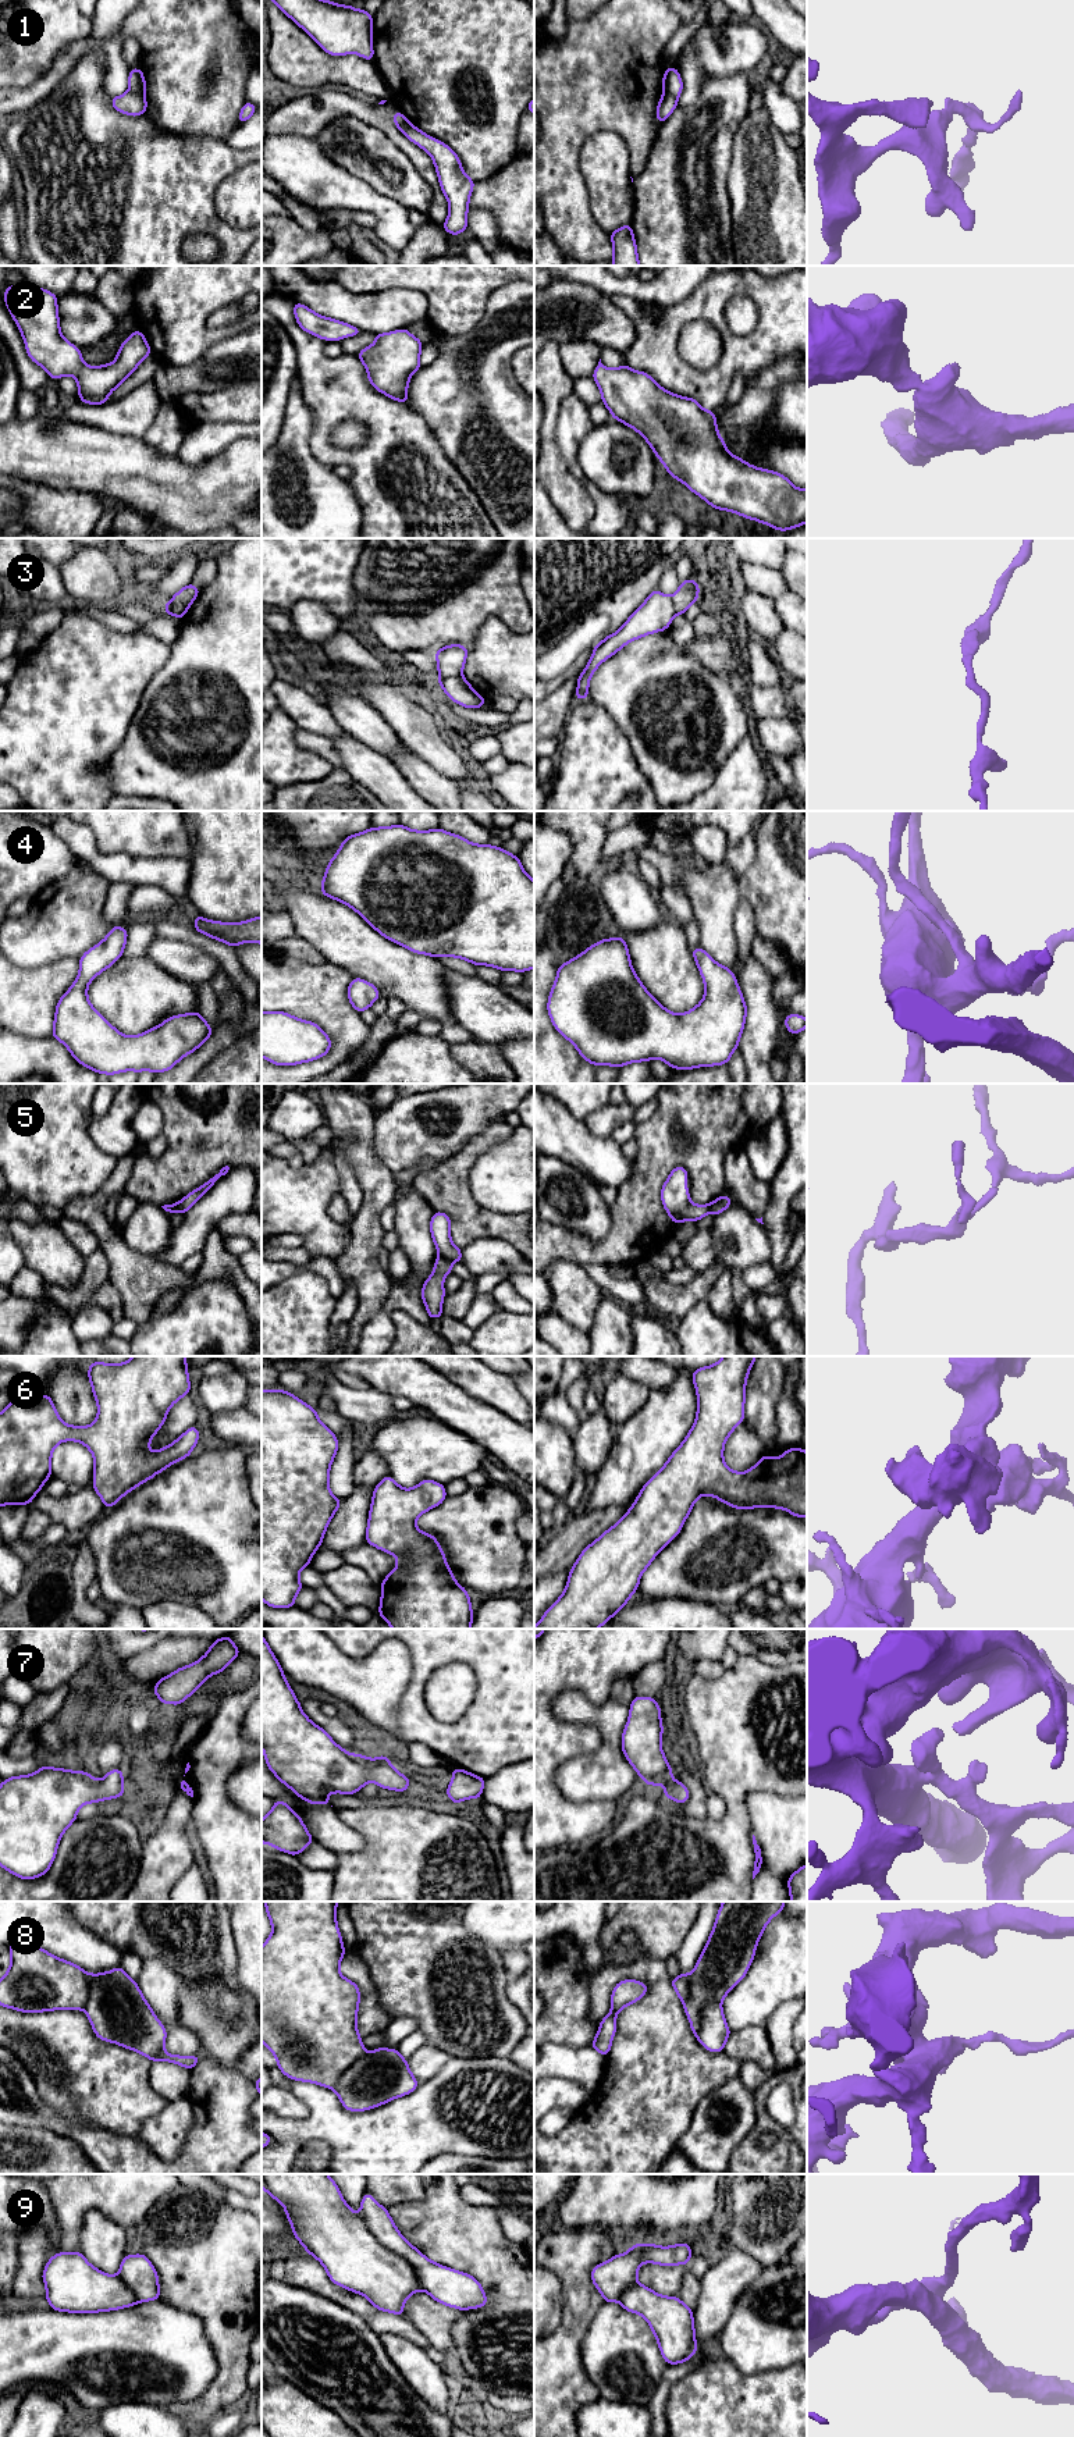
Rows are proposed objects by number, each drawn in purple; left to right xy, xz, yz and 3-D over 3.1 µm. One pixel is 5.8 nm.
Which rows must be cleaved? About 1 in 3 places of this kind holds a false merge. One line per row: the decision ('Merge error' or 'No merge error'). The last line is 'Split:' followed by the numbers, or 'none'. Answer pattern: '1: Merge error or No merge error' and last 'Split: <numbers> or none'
1: Merge error
2: No merge error
3: Merge error
4: No merge error
5: Merge error
6: No merge error
7: No merge error
8: No merge error
9: No merge error
Split: 1, 3, 5

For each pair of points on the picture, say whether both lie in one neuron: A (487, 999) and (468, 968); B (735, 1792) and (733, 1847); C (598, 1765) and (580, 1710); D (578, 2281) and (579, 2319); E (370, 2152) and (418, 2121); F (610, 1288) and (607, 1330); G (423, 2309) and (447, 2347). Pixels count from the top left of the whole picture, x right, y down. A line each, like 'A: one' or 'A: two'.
A: two
B: one
C: one
D: one
E: one
F: two
G: one

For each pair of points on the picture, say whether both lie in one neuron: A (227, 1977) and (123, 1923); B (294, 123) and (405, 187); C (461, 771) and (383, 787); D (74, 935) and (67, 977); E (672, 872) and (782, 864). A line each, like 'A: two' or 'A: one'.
A: one
B: two
C: one
D: two
E: two

